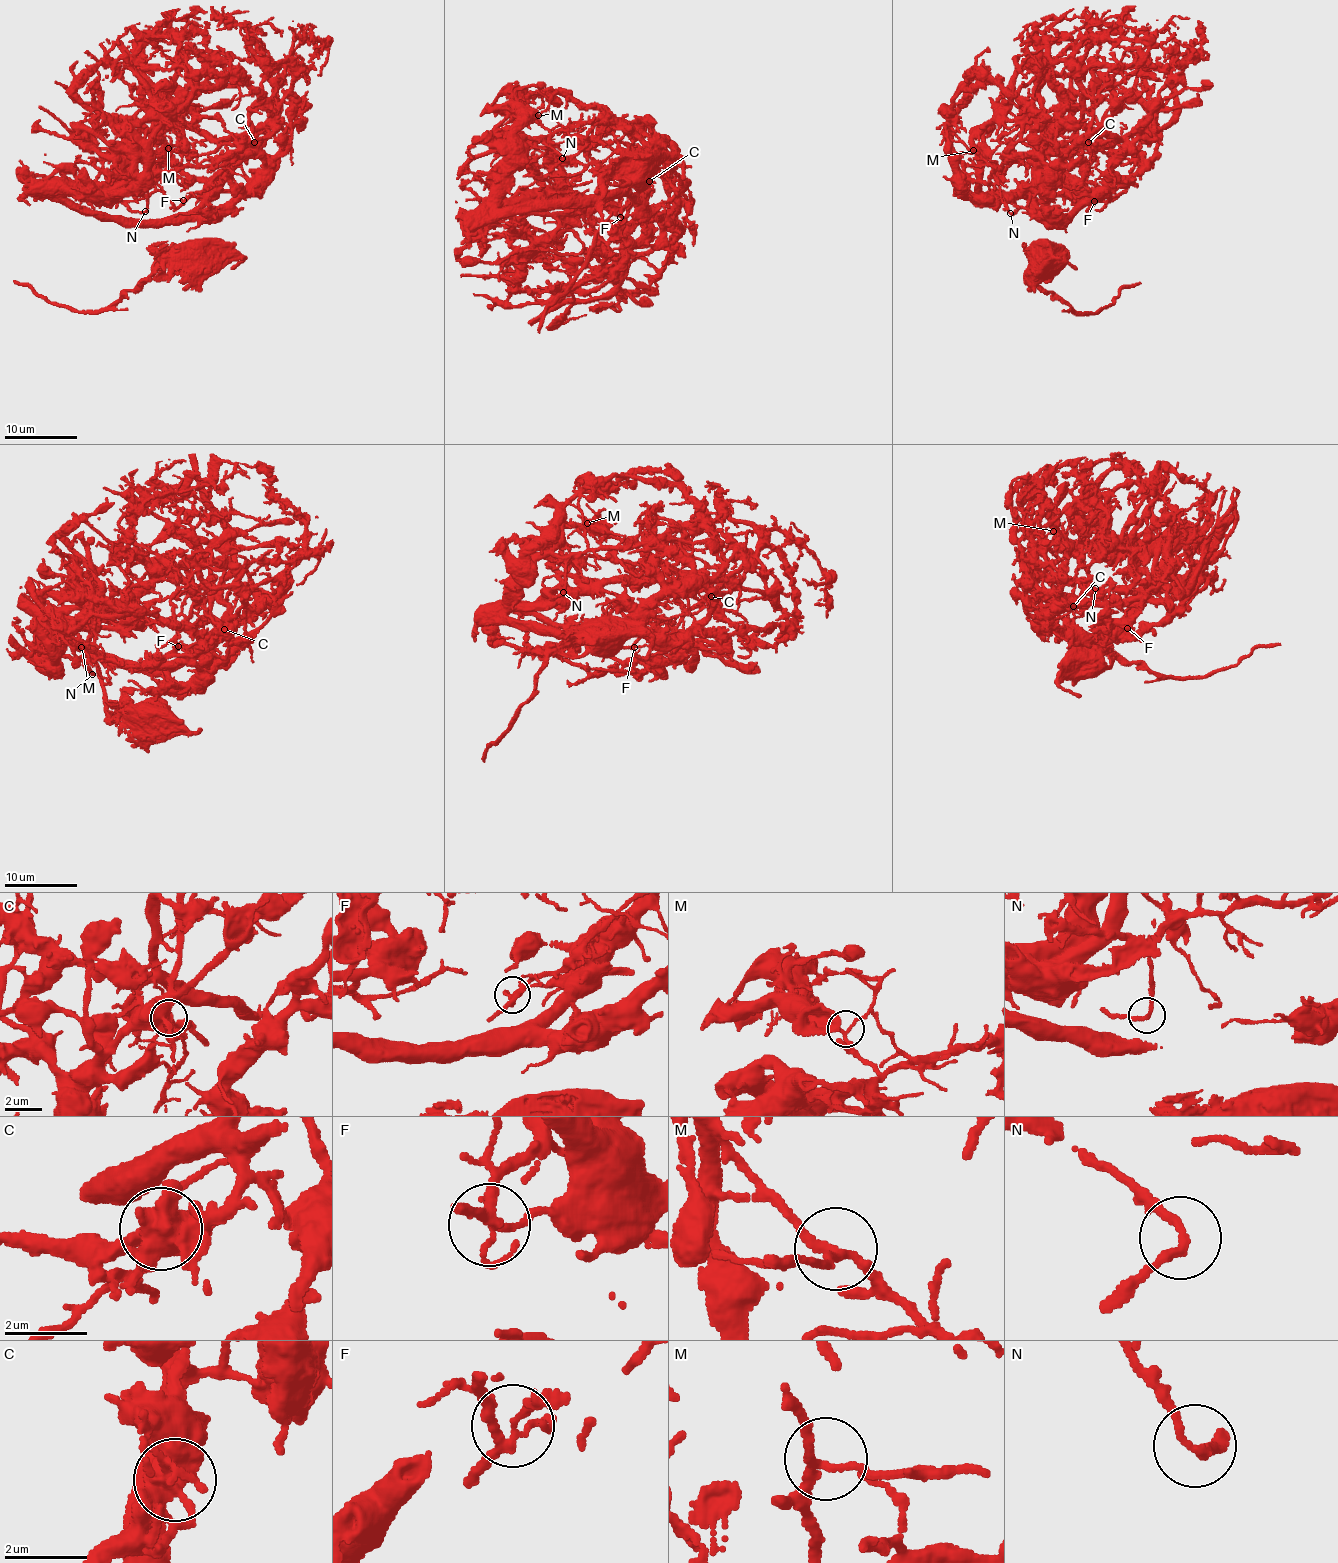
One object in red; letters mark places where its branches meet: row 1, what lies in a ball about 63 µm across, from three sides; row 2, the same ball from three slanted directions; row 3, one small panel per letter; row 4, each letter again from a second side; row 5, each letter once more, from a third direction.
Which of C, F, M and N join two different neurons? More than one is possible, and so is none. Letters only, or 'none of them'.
C, F

